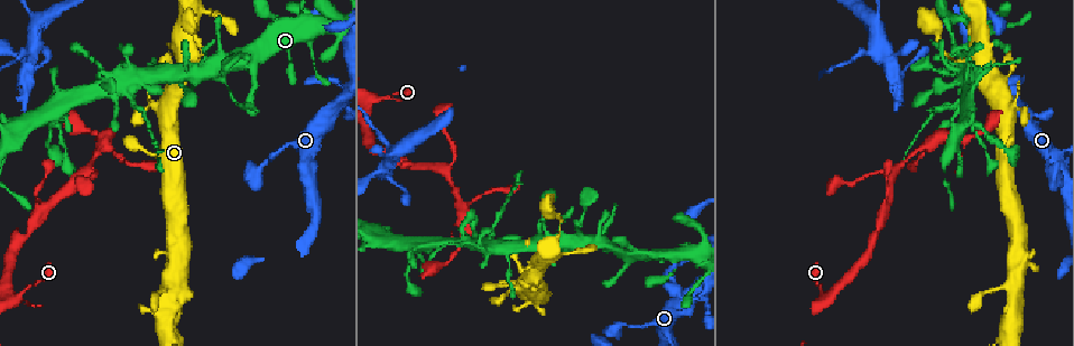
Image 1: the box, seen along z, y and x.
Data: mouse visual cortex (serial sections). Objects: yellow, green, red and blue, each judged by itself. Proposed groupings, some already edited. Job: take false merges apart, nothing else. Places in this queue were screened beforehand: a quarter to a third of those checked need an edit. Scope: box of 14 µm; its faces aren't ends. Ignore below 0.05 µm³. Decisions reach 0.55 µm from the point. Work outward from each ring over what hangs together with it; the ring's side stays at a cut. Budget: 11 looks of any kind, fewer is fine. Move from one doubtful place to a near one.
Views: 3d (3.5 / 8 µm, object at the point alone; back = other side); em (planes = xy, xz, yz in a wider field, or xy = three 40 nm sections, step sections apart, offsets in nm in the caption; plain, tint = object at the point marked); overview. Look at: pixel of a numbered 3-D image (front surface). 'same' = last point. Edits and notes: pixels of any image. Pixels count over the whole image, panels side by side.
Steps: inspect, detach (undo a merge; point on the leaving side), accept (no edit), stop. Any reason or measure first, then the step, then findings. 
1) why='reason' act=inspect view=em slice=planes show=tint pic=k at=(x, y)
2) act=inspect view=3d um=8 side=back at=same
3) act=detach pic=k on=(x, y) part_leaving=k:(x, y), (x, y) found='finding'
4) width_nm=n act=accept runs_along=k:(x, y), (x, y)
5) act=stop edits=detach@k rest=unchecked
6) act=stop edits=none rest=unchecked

why='thick turns thin' act=inspect view=3d um=3.5 side=back pic=1 at=(132, 99)

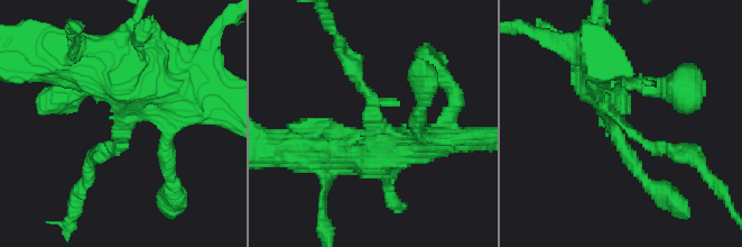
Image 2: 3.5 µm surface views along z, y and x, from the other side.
arm_widths_nm=200,500 why='need the tissue' act=inspect view=em slice=planes show=tint pic=2 at=(376, 119)

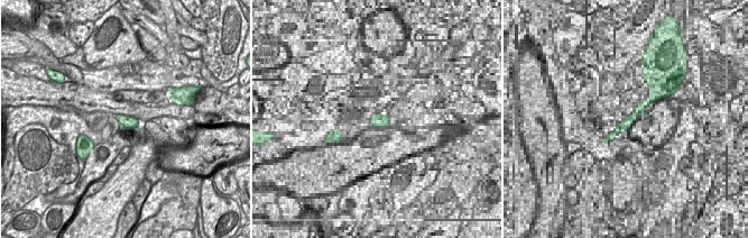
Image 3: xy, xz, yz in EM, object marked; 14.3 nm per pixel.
act=inspect view=em slice=xy step=2 show=tint at=same

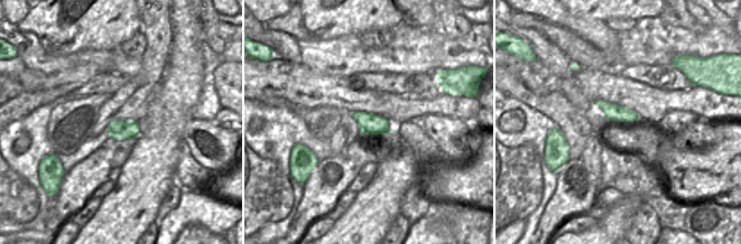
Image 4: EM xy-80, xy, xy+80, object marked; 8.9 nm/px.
width_nm=200 act=detach pic=2 on=(662, 147) part_leaving=2:(629, 129), (710, 177) found='two cells meet here'

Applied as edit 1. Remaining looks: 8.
why='redraw' act=inspect view=overview

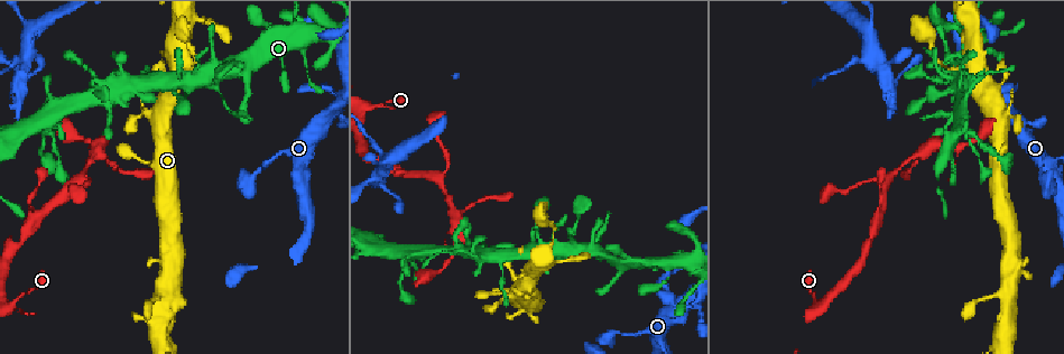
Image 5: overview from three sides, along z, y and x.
why='thin neck' act=inspect view=3d um=8 pic=5 at=(194, 66)

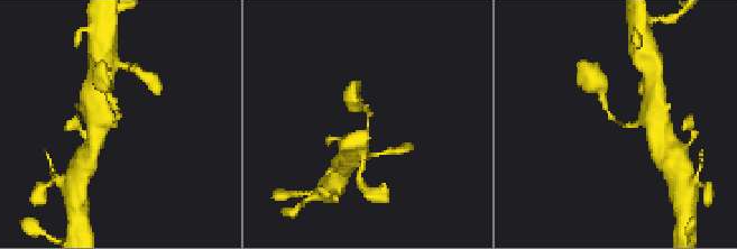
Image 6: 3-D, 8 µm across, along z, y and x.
arm_widths_nm=200,250 why='shape alone is not enough' act=inspect view=em slice=xy step=3 show=tint pic=6 at=(619, 121)

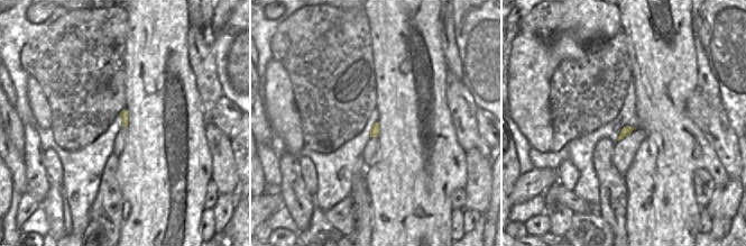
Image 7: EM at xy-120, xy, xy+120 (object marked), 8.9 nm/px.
width_nm=80 act=accept runs_along=6:(645, 120), (636, 125), (616, 122), (602, 98) found='continuous, no second cell'

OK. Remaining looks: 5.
why='three arms meet' act=inspect view=3d um=8 side=back pic=5 at=(53, 140)

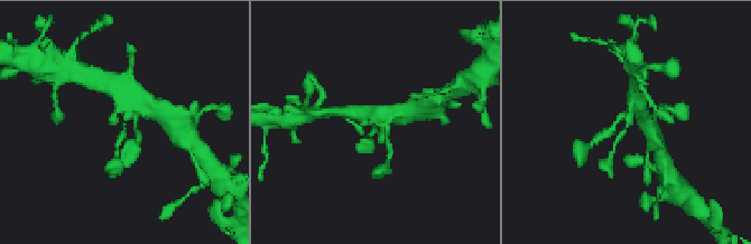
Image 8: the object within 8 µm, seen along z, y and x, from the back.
arms=3 arm_widths_nm=150,200,450 why='now the EM' act=inspect view=em slice=xy step=5 show=tint pic=8 at=(625, 126)

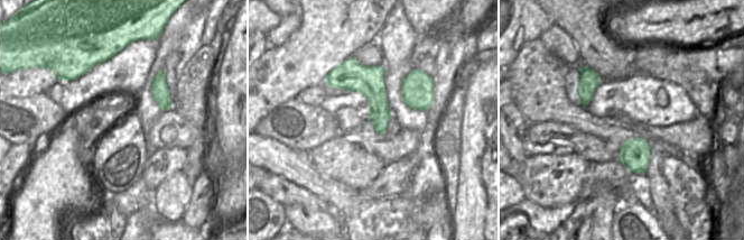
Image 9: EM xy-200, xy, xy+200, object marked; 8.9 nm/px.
act=accept runs_along=8:(637, 100), (612, 152) found='continuous, no second cell'

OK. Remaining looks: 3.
why='three-way junction' act=inspect view=3d um=3.5 pic=5 at=(373, 107)

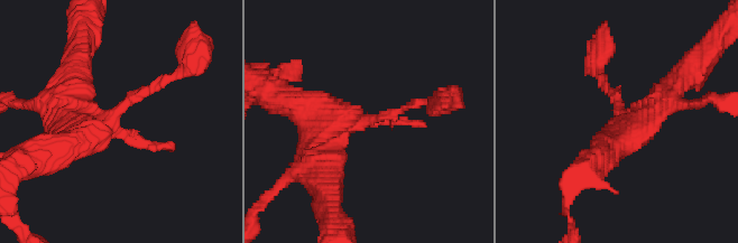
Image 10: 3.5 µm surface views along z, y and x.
act=inspect view=em slice=xy step=5 show=tint pic=10 at=(622, 116)

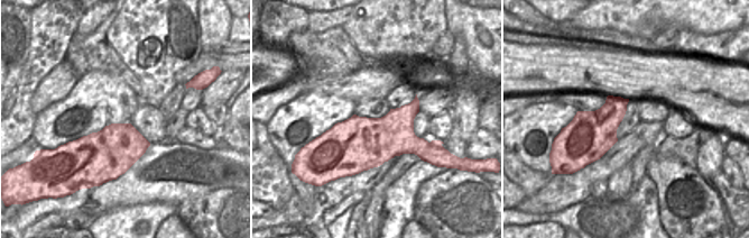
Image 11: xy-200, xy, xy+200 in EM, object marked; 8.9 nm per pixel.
why='another direction' act=inspect view=em slice=xy step=1 show=tint at=same

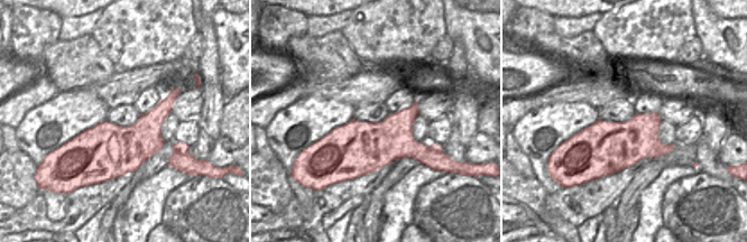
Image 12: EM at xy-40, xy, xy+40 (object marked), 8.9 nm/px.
width_nm=480 act=accept runs_along=10:(423, 101), (333, 123), (320, 152) found='one cell here'

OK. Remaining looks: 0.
act=stop edits=detach@2 rest=unchecked

